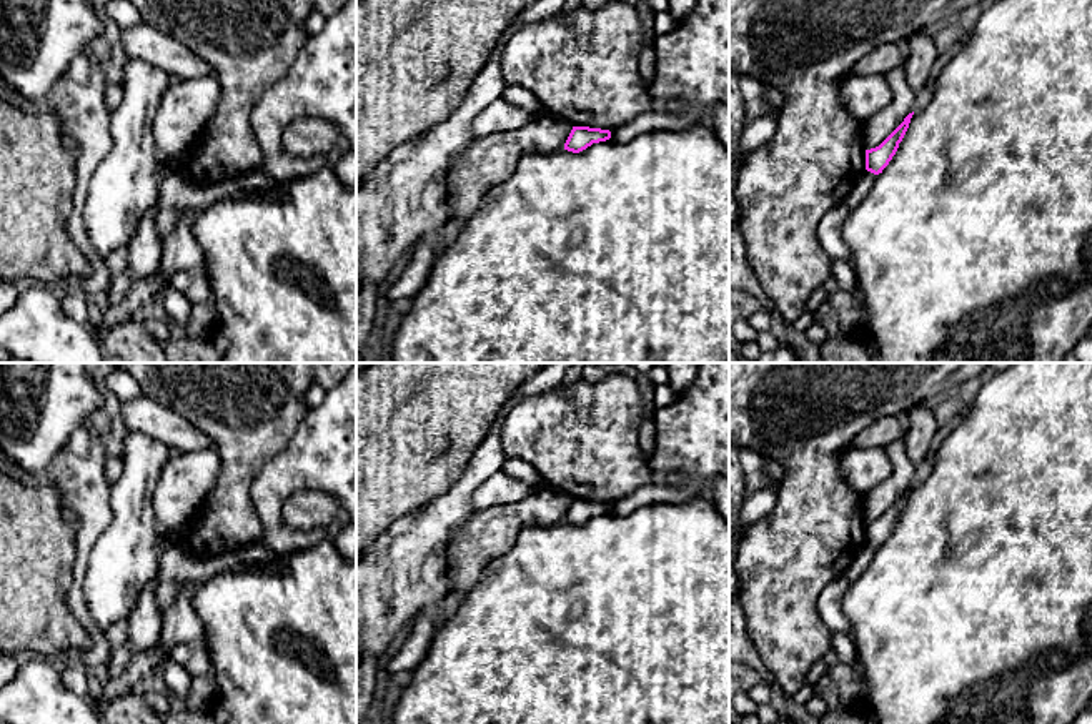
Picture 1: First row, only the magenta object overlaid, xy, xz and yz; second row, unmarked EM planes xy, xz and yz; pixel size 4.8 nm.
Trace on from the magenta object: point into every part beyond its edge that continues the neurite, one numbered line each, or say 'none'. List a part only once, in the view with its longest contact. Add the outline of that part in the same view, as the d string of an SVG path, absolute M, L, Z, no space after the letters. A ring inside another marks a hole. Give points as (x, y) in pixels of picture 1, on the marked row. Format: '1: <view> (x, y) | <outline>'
none

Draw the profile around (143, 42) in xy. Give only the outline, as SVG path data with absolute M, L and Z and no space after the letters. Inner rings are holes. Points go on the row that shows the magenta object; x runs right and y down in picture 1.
M140 23L123 28L123 47L132 58L140 58L181 80L213 75L211 65L175 38Z

